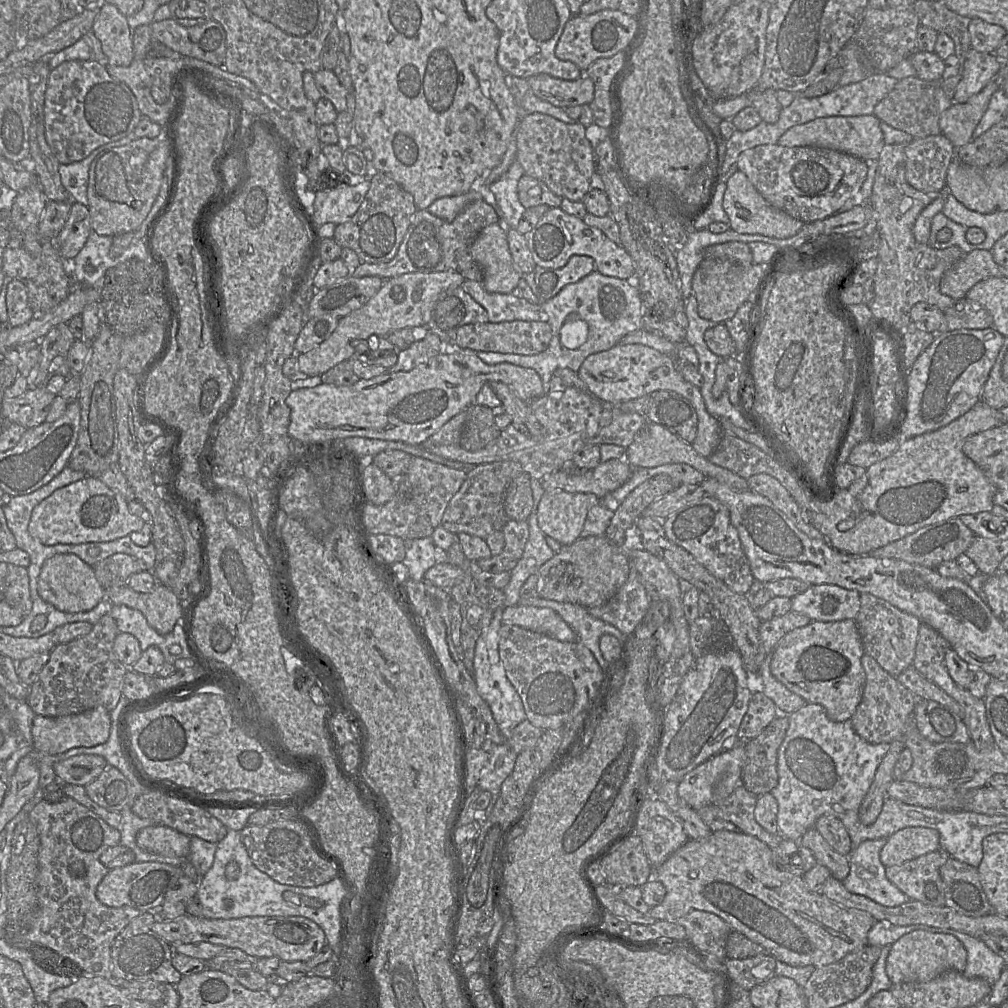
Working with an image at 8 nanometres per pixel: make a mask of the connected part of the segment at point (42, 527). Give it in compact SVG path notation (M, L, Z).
M88 476L57 489L32 510L29 534L44 545L110 542L140 531L145 522L133 515L128 502L99 479Z

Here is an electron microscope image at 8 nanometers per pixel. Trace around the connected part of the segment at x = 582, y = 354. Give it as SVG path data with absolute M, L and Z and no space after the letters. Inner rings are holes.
M597 270L576 283L566 285L540 306L540 321L548 322L552 330L546 350L535 355L476 351L476 356L489 365L507 362L532 368L546 387L555 376L556 369L569 368L577 372L589 355L606 351L617 345L625 335L643 328L643 304L634 282L604 276Z

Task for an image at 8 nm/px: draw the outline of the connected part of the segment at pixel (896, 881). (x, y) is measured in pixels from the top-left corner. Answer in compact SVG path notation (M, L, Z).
M938 849L903 864L885 867L886 877L910 900L945 906L940 868L949 857L946 851Z

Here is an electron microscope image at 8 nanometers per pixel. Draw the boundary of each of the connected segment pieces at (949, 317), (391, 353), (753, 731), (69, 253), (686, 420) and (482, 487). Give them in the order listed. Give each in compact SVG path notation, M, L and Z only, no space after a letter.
M967 298L956 300L953 306L942 311L946 320L946 331L993 327L991 314L984 307Z
M371 335L366 341L360 340L354 357L365 364L392 367L398 360L400 349L392 344L387 336Z
M754 692L735 739L739 742L747 742L757 737L777 716L777 711L775 703L763 692Z
M78 202L72 203L69 216L56 239L60 256L65 260L74 259L84 247L90 231L88 207Z
M658 390L649 394L648 422L667 428L683 441L692 444L698 430L698 416L693 404L672 390Z
M512 460L475 465L449 501L440 525L454 534L467 533L484 540L494 531L501 531L509 520L504 510L506 487L522 471L521 464Z

